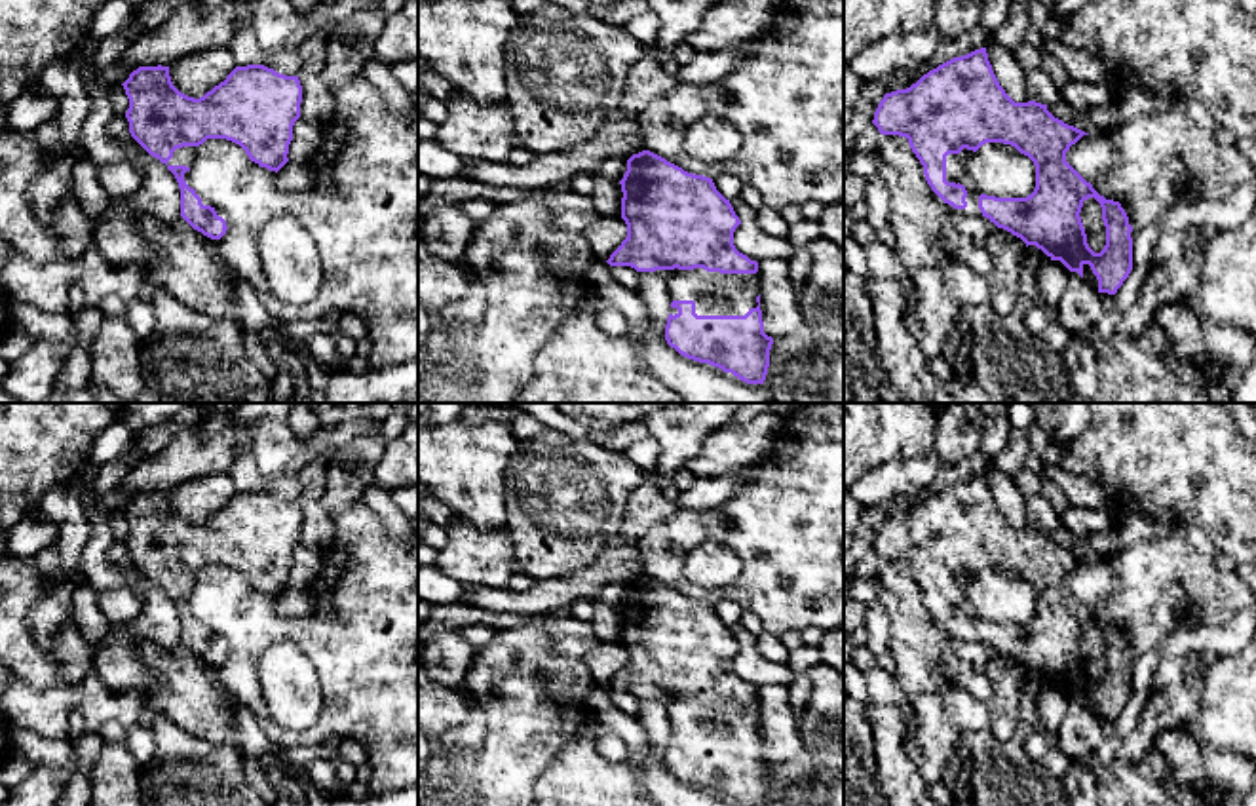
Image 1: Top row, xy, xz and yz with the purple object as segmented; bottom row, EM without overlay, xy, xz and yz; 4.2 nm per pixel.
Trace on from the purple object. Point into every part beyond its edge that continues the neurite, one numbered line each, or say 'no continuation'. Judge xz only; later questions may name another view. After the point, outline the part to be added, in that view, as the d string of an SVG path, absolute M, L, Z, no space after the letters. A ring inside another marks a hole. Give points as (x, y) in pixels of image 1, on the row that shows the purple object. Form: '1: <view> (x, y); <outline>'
1: xz (715, 293); M703 268L656 270L673 300L694 300L697 316L745 316L756 308L760 274L720 274Z

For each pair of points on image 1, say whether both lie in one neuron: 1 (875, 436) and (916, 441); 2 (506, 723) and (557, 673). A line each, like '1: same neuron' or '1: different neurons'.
1: same neuron
2: different neurons

